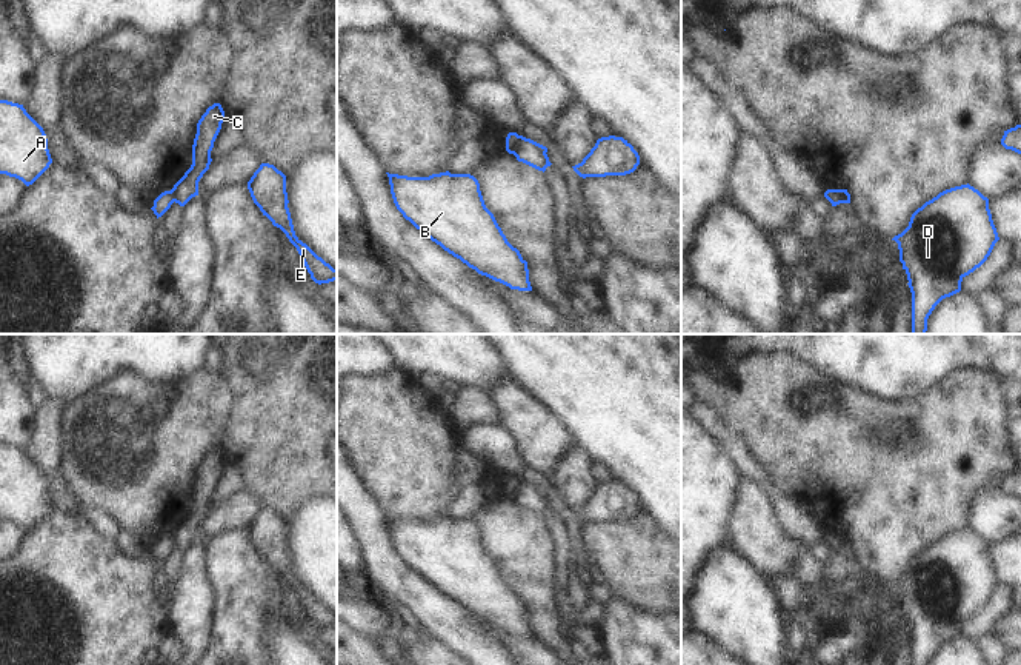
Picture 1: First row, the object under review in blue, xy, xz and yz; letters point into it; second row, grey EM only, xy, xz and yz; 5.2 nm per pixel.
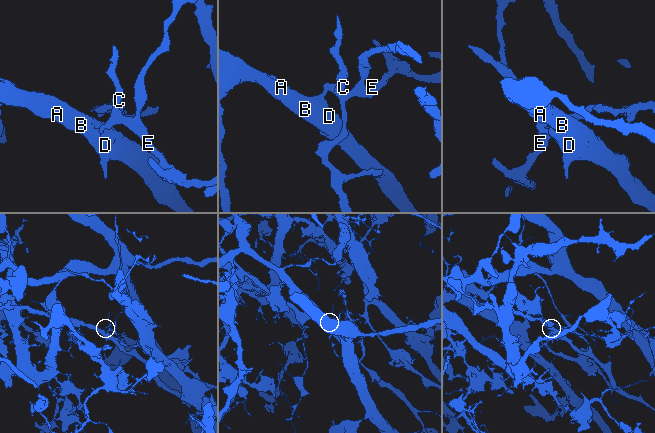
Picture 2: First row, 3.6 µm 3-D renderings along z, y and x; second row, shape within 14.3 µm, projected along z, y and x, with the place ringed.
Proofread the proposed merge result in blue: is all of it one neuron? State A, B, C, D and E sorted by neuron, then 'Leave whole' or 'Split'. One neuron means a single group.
Groups: A B D / C E. Split.

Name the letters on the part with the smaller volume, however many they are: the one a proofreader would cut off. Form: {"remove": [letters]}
{"remove": ["A", "B", "D"]}

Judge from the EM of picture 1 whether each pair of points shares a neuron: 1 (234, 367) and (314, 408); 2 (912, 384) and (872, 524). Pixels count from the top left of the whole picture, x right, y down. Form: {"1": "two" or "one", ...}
{"1": "one", "2": "two"}

